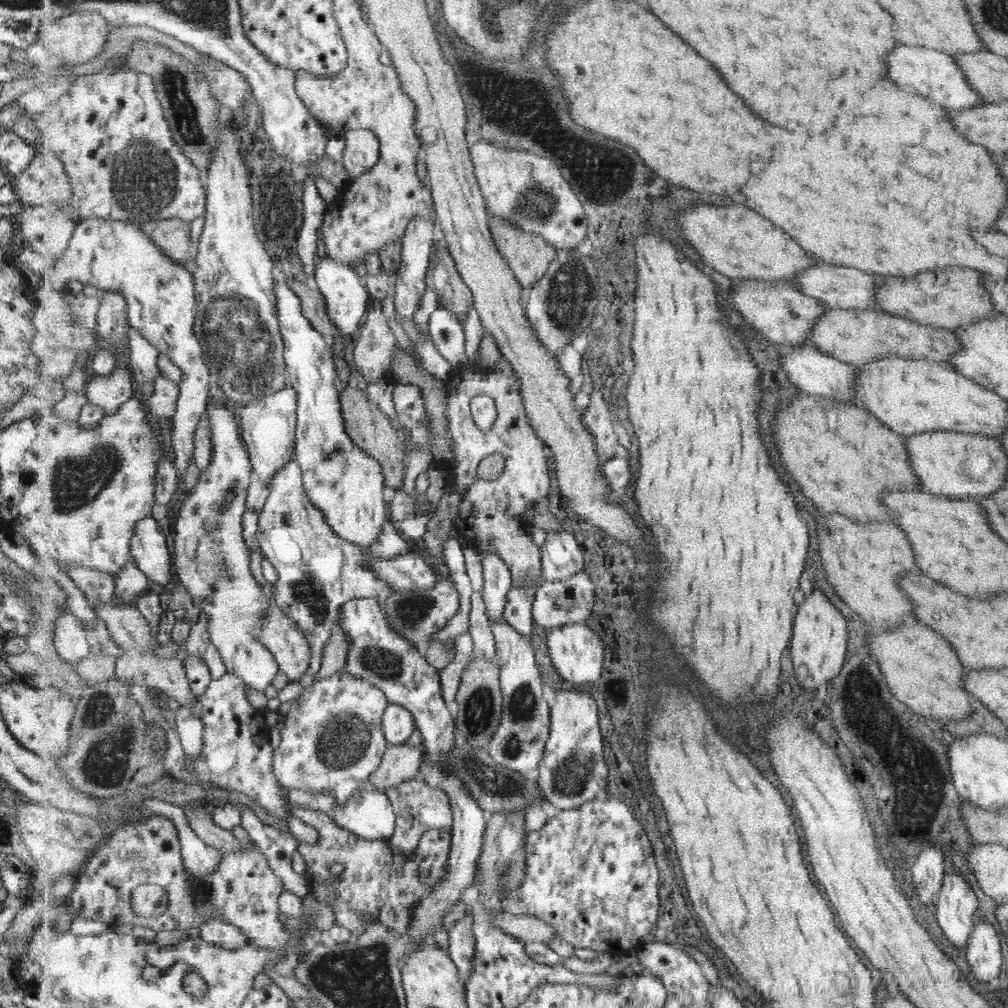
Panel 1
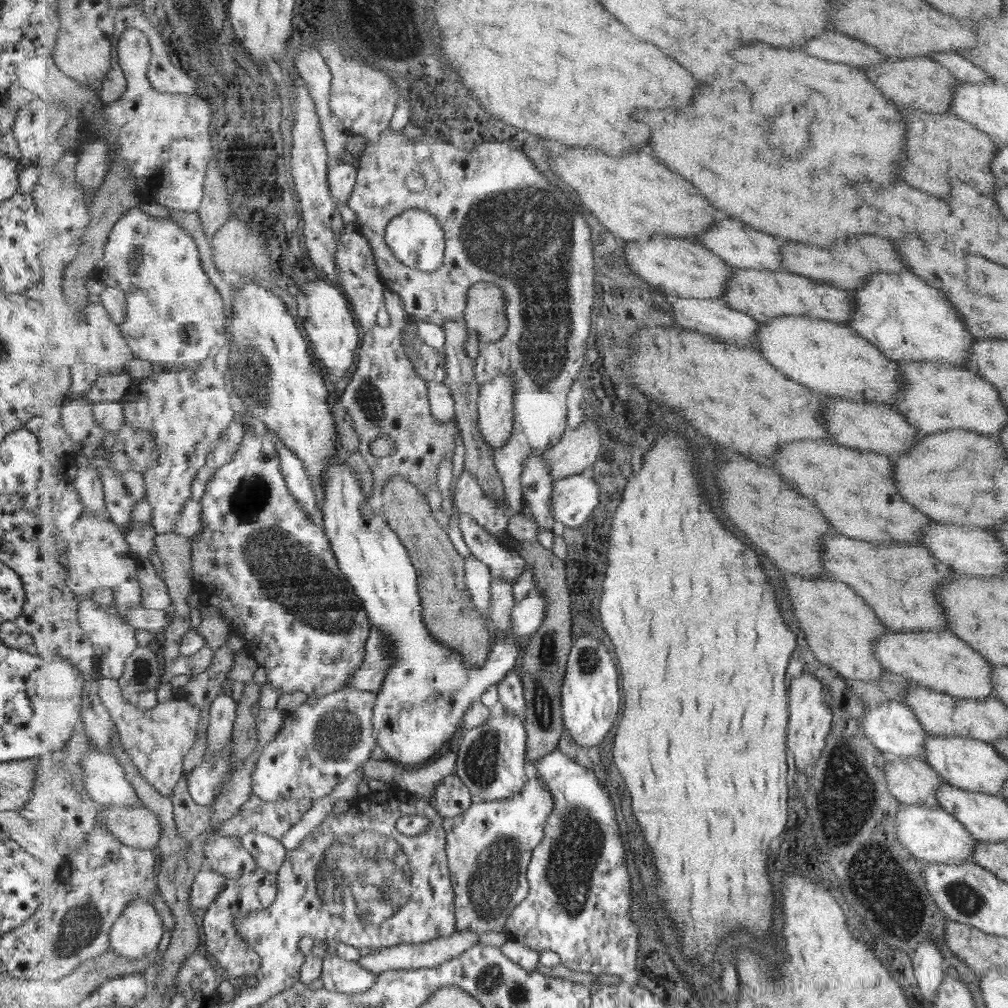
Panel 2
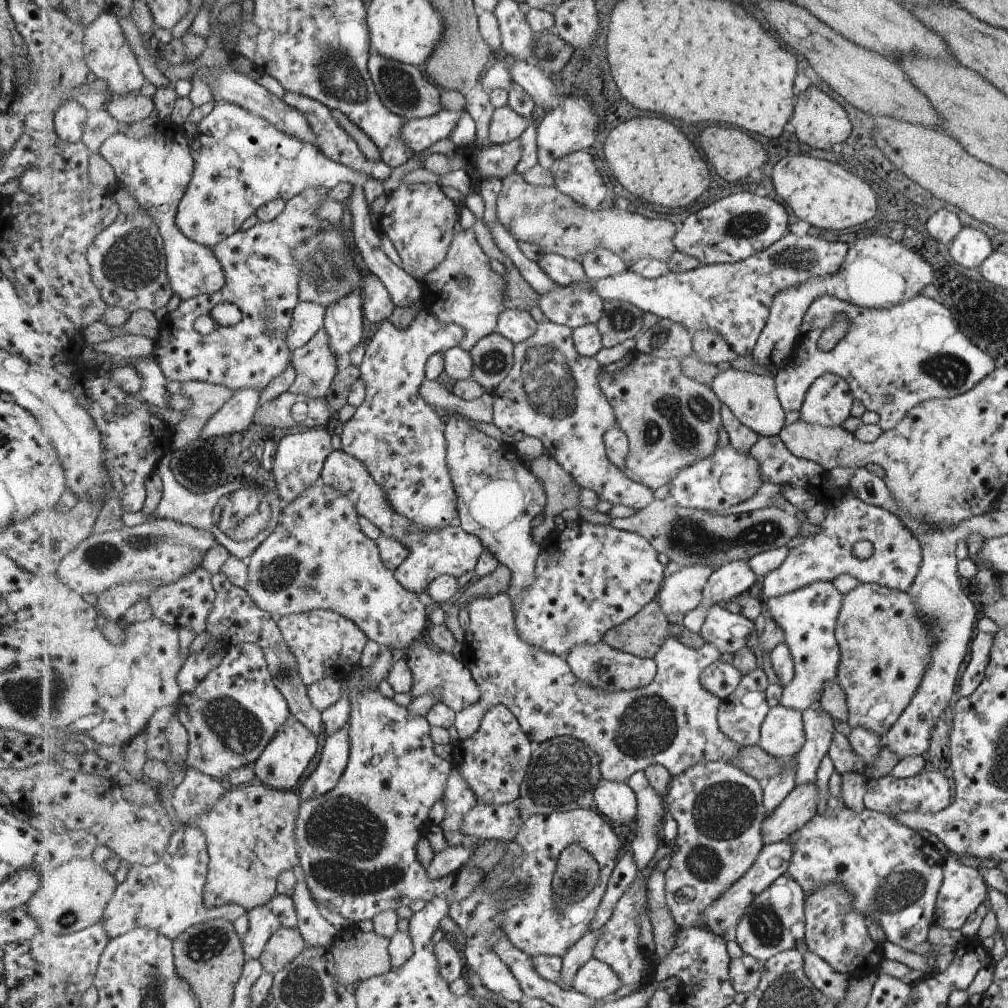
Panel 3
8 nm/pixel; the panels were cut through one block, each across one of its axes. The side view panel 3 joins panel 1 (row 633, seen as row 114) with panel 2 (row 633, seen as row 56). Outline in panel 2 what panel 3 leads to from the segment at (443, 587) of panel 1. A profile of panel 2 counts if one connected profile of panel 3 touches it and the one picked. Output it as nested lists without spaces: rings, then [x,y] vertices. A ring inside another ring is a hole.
[[[373,628],[365,651],[364,664],[359,666],[356,674],[352,674],[348,686],[362,691],[379,691],[396,663],[394,644],[383,631]]]

